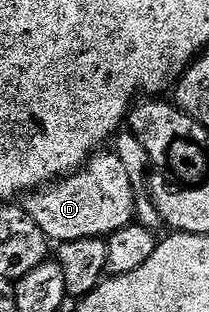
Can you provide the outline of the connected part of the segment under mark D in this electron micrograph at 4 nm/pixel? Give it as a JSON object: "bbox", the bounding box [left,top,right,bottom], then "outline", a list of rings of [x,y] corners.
{"bbox":[21,152,135,243],"outline":[[[96,152],[80,169],[34,190],[22,198],[21,207],[55,243],[102,238],[132,224],[135,217],[135,185],[127,165],[115,153]]]}

